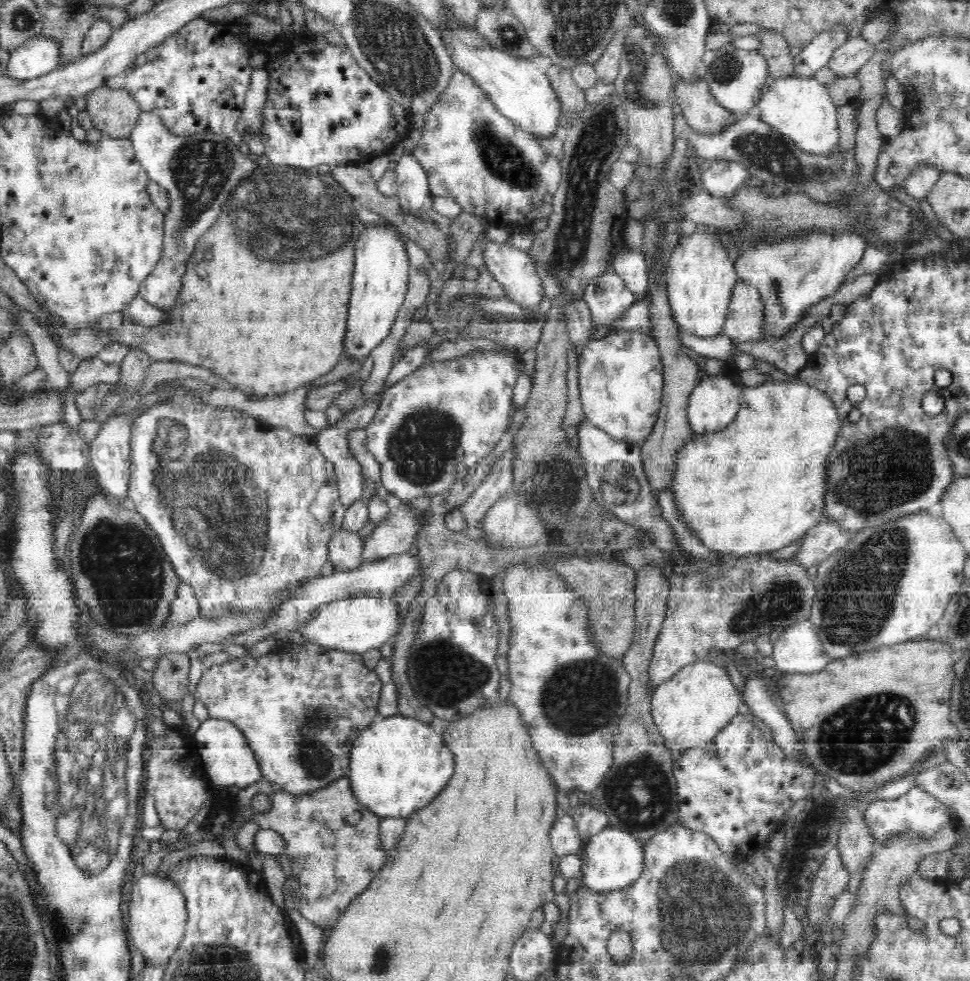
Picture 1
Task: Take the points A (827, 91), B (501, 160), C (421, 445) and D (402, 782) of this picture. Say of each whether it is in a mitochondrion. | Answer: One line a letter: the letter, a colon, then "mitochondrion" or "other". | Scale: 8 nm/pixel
A: other
B: mitochondrion
C: mitochondrion
D: other

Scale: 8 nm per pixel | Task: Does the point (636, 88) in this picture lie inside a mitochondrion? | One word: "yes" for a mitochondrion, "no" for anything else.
yes

